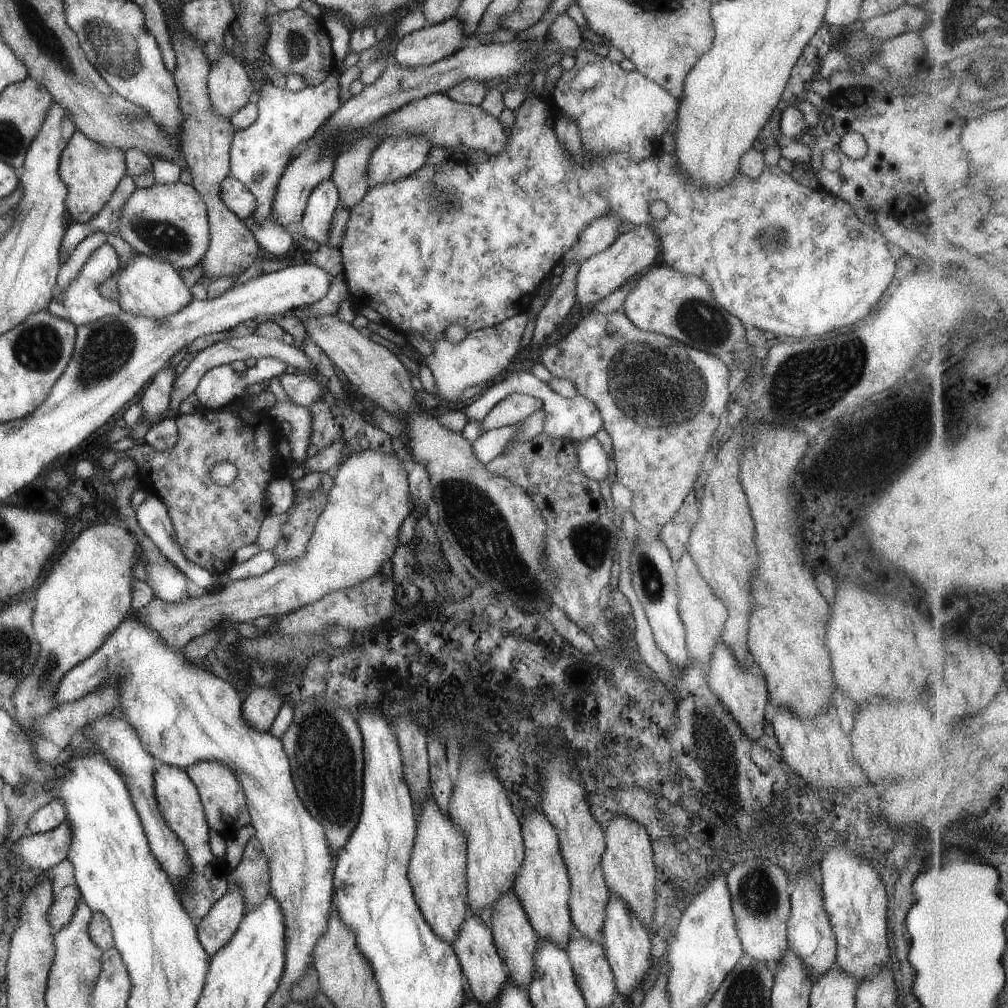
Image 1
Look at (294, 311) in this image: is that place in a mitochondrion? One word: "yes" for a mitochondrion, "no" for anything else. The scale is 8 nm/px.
no

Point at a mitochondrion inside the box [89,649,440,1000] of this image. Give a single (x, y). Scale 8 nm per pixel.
(326, 772)

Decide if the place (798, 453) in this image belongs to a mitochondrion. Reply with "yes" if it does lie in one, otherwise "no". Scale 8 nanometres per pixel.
no

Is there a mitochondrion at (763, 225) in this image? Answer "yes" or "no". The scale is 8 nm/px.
yes

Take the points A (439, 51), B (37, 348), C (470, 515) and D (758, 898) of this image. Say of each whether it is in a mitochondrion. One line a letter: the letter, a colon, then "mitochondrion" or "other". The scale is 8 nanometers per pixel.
A: other
B: mitochondrion
C: mitochondrion
D: mitochondrion

